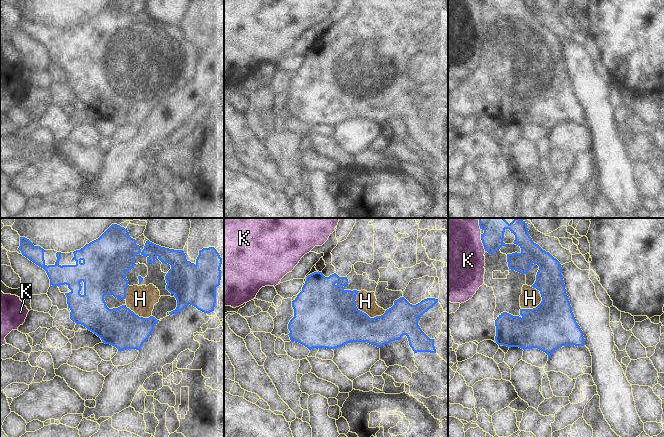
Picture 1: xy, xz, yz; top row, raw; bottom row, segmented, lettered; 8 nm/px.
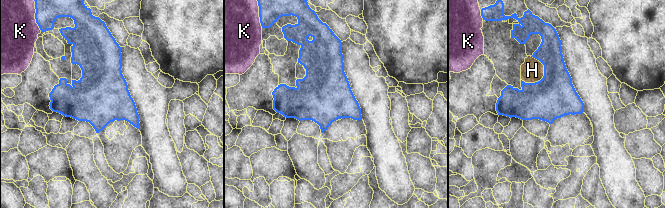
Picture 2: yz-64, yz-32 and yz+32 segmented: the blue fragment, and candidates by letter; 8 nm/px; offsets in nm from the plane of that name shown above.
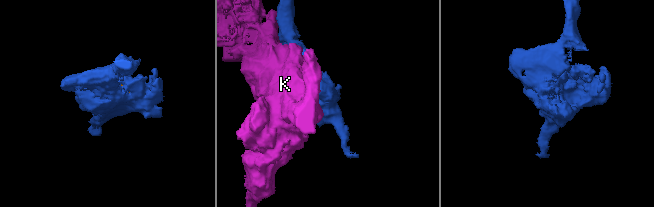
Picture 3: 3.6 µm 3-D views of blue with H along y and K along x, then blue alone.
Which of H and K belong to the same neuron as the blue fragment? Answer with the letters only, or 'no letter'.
H

